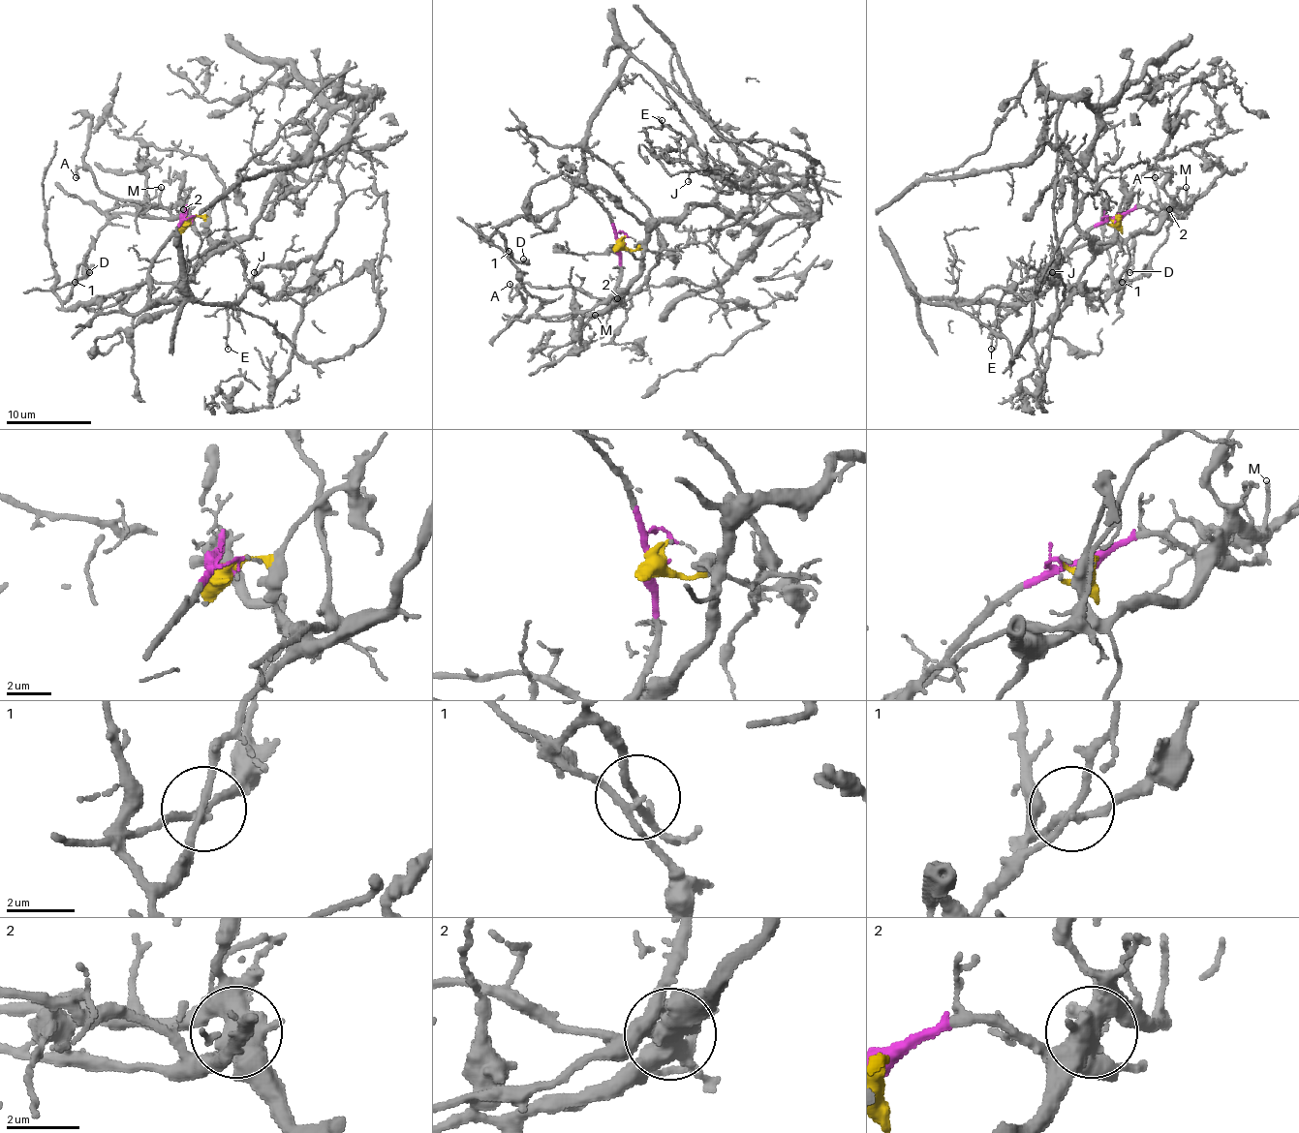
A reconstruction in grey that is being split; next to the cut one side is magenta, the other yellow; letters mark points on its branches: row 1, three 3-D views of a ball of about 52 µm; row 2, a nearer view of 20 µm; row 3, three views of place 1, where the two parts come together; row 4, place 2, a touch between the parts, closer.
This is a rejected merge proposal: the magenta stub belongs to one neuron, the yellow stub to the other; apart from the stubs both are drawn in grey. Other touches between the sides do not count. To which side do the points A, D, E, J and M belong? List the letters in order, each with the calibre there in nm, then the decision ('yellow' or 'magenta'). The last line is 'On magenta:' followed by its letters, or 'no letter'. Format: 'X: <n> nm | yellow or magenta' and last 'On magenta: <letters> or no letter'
A: 140 nm | magenta
D: 130 nm | magenta
E: 130 nm | magenta
J: 130 nm | magenta
M: 150 nm | yellow
On magenta: A, D, E, J

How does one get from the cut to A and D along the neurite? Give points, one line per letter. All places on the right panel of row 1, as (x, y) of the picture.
A: (1116, 218), (1139, 207), (1169, 214), (1159, 200), (1154, 171), (1164, 167), (1167, 171), (1154, 177)
D: (1116, 218), (1103, 218), (1090, 227), (1039, 275), (1050, 284), (1075, 289), (1097, 307), (1132, 264), (1128, 271)

